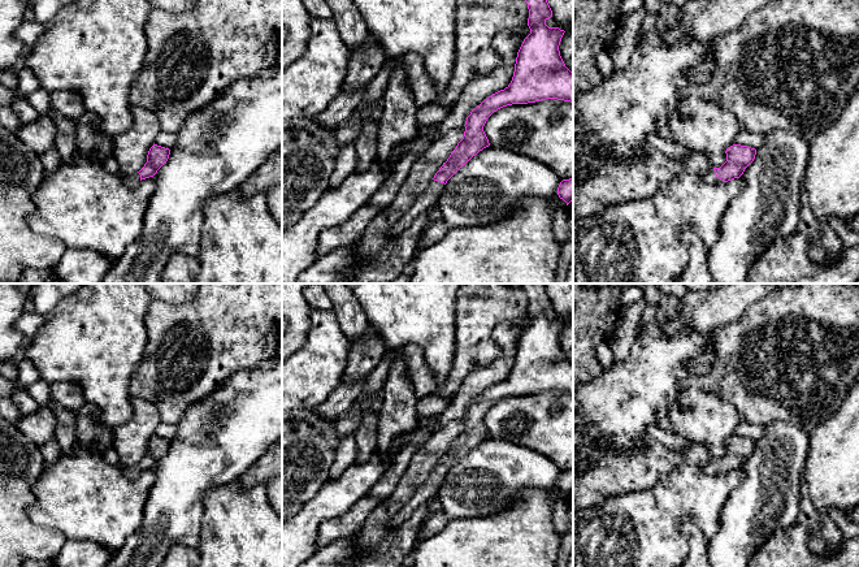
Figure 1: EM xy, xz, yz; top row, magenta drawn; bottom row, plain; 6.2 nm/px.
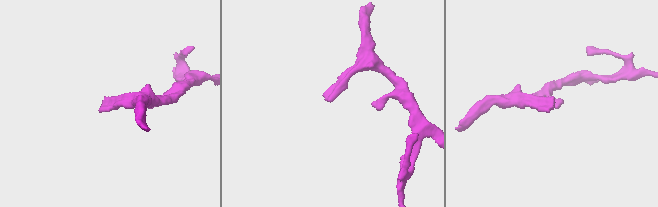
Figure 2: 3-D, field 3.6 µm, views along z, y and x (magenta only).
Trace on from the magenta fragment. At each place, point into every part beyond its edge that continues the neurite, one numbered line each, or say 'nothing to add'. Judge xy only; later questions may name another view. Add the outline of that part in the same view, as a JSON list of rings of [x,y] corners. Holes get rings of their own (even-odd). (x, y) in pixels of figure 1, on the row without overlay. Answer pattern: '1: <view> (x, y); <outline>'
1: xy (131, 472); [[[134,464],[134,466],[130,466],[130,467],[123,467],[123,473],[127,479],[136,479],[138,475],[140,472],[140,466],[139,464]]]

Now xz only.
1: xz (428, 490); [[[430,472],[428,479],[416,489],[416,492],[411,495],[404,506],[392,516],[390,520],[390,527],[399,527],[405,523],[417,507],[435,498],[441,484],[444,479],[444,475],[438,472]]]

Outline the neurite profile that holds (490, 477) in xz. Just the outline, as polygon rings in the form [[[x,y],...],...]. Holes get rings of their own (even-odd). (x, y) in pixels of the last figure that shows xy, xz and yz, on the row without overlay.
[[[489,437],[447,472],[435,498],[450,519],[495,515],[511,508],[524,490],[559,489],[561,472],[537,451]]]

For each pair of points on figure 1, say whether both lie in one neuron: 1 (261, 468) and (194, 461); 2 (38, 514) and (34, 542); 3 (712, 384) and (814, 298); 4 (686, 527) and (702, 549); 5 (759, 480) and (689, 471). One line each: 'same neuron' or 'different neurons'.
1: different neurons
2: different neurons
3: same neuron
4: same neuron
5: different neurons

